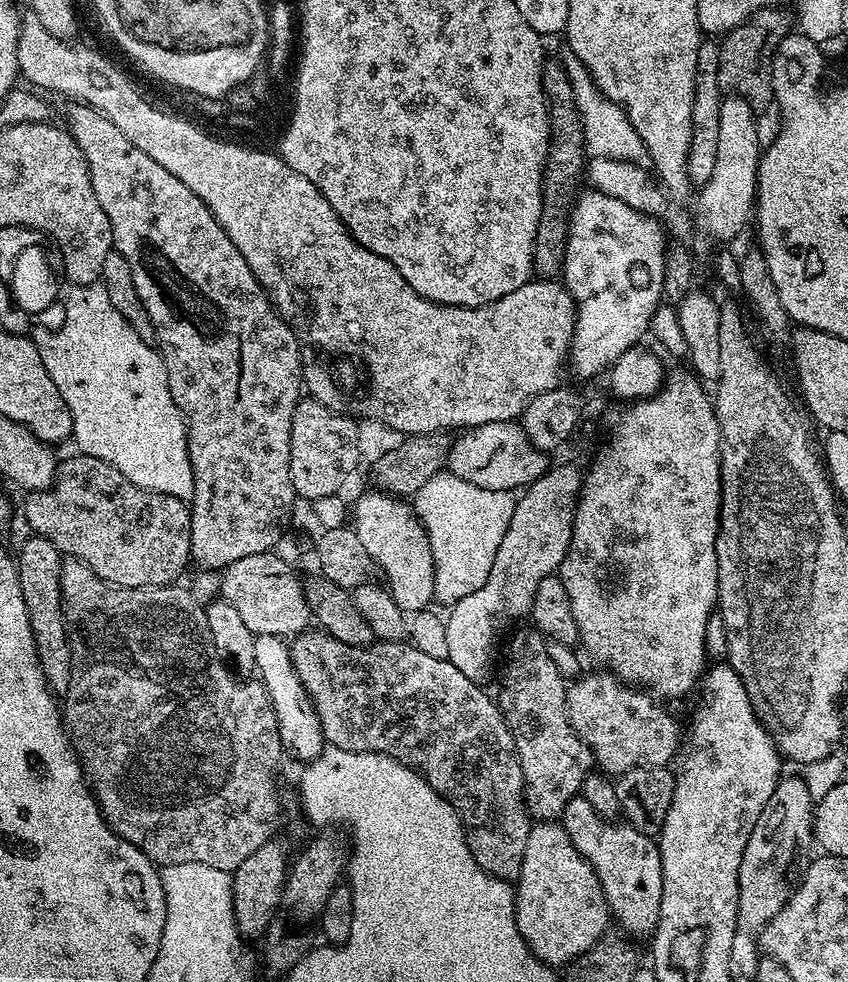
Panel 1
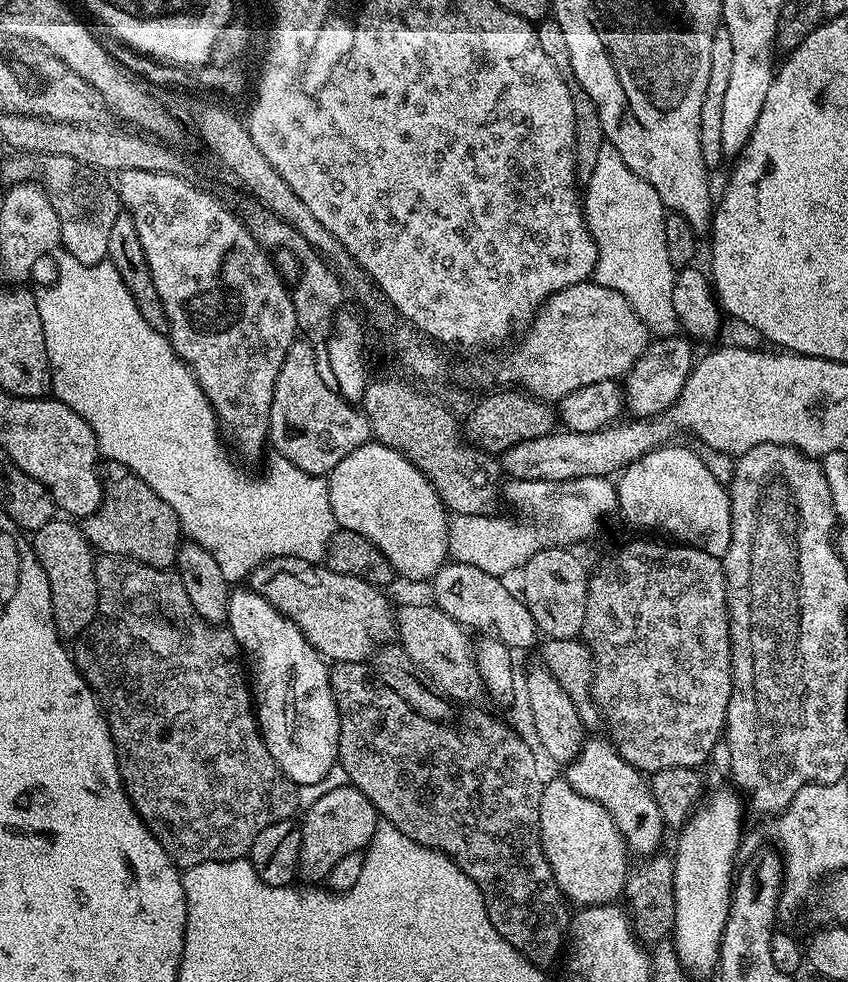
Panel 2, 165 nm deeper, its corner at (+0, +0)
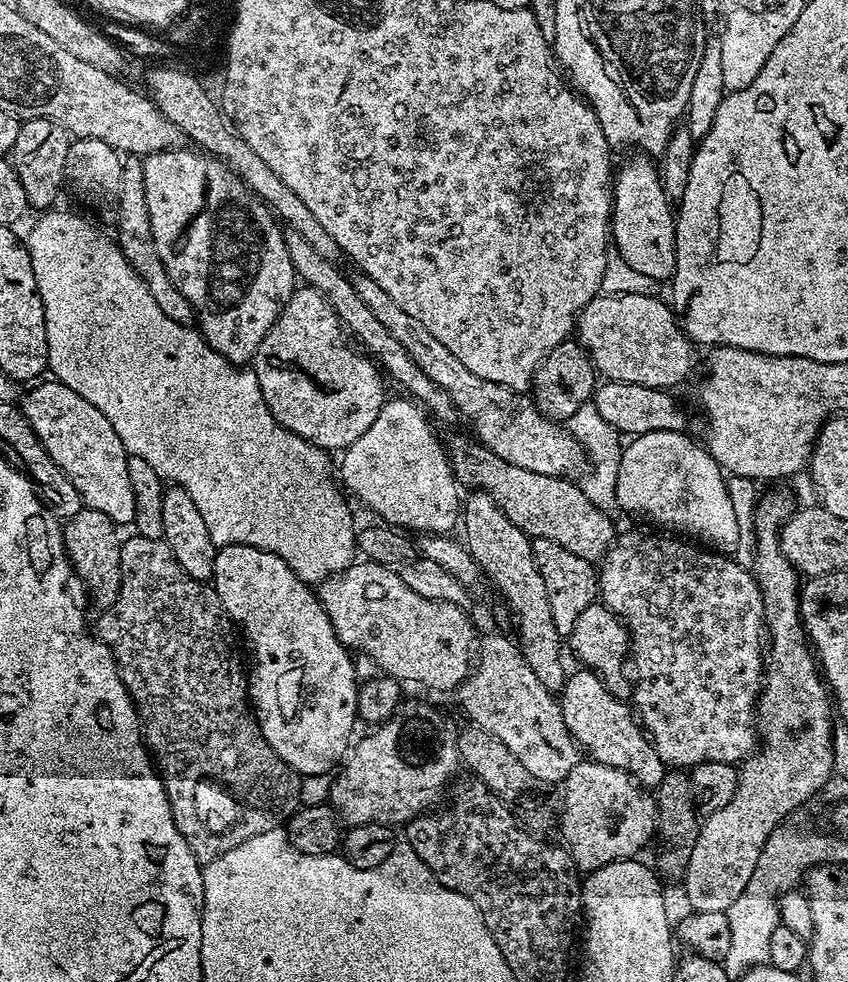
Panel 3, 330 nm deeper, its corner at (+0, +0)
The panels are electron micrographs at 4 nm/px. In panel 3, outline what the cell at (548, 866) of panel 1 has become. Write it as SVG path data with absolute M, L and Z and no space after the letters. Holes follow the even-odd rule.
M584 758L574 766L574 770L570 770L570 774L566 774L562 781L563 788L564 804L562 800L562 807L558 812L560 835L563 846L567 848L581 873L590 873L610 862L639 857L639 852L647 846L648 839L657 835L655 799L647 791L641 790L623 769L610 768L605 764L597 764L591 758Z

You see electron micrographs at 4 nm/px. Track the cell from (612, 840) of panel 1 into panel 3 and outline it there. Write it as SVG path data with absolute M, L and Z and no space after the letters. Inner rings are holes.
M579 670L567 677L558 696L560 713L577 745L597 764L620 768L644 790L654 790L662 782L666 766L658 758L651 741L642 731L633 709L612 695L611 687L594 672Z

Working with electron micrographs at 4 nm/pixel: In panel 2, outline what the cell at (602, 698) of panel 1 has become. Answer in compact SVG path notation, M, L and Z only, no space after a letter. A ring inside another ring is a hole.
M648 538L652 540L632 540L629 544L624 544L616 552L616 557L609 562L605 568L600 568L597 572L593 571L588 577L588 601L586 602L586 618L584 619L584 631L582 639L587 644L590 654L592 655L592 696L596 700L596 707L599 708L603 723L606 725L607 735L610 737L612 744L619 752L622 758L626 758L626 762L630 762L630 766L634 766L645 774L651 774L658 770L670 770L678 766L686 766L687 768L699 769L700 764L704 764L712 756L712 751L716 748L716 743L721 743L722 737L725 735L724 723L726 722L726 714L730 706L730 694L732 693L732 647L730 646L730 621L728 621L728 587L726 586L726 574L721 557L711 556L697 548L689 548L683 544L675 542L663 542L659 544L659 539Z

